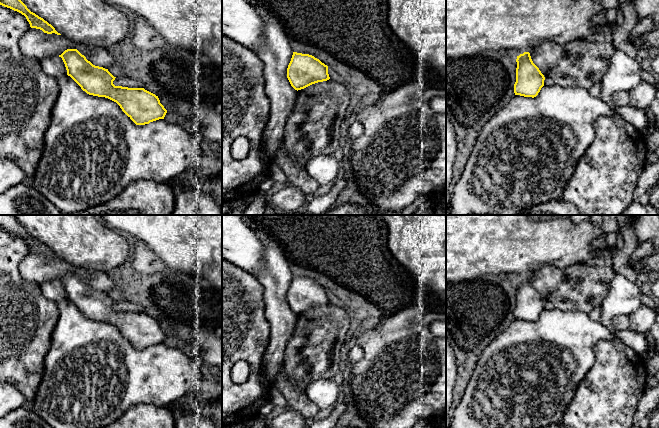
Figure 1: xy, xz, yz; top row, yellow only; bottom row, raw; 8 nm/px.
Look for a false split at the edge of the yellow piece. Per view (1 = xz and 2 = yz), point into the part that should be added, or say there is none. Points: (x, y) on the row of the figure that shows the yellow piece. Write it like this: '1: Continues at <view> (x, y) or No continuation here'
1: No continuation here
2: No continuation here

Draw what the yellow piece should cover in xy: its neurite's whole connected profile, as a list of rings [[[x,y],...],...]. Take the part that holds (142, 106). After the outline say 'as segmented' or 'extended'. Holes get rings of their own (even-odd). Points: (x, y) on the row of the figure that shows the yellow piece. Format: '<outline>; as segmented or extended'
[[[67,49],[59,57],[65,64],[67,75],[83,91],[116,102],[136,125],[164,119],[167,110],[155,94],[144,88],[115,86],[116,77],[108,69],[93,65],[77,49]]]; as segmented

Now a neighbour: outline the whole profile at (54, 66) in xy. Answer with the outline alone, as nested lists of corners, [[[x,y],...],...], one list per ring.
[[[52,56],[44,58],[40,62],[42,69],[49,75],[55,78],[60,78],[67,75],[65,64],[61,57]]]

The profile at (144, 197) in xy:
[[[138,180],[112,200],[68,215],[172,215],[176,191],[171,183]]]

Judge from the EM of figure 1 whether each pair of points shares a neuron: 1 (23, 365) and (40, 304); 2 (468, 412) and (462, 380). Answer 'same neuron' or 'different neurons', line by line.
1: same neuron
2: different neurons

